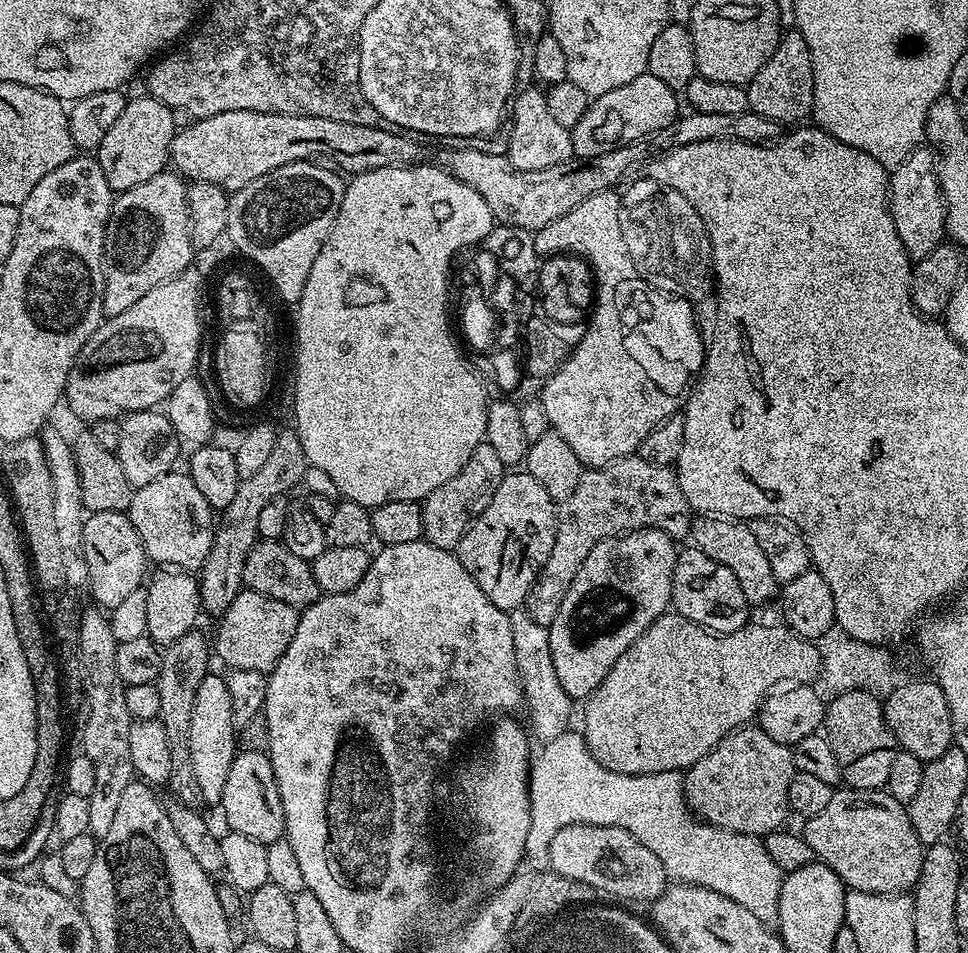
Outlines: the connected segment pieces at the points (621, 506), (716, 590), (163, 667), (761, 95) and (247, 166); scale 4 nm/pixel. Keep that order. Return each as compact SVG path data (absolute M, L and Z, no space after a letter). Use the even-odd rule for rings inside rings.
M633 454L604 468L588 468L574 494L559 505L554 550L550 550L550 558L546 558L528 592L526 611L530 618L543 628L554 622L558 610L562 610L562 598L566 598L566 590L570 590L570 582L574 582L574 574L578 574L582 562L586 562L586 554L590 554L598 542L638 528L657 528L680 542L691 533L693 519L686 494L682 494L676 473L669 466L658 466Z
M688 546L685 552L684 549L677 551L671 607L675 615L685 616L690 622L717 634L743 628L750 620L750 605L746 594L742 594L742 586L738 586L738 578L734 578L722 562L714 562L714 558L702 554L695 546Z
M193 630L182 634L172 644L163 649L160 657L160 677L154 681L158 690L160 725L166 730L166 742L170 745L170 778L167 791L183 804L196 806L201 803L198 782L194 779L194 762L190 762L190 718L194 714L194 697L198 695L198 686L202 686L202 678L210 674L210 640Z
M785 31L774 54L766 58L766 66L762 66L758 74L754 74L754 78L746 87L749 109L762 114L762 118L770 118L781 126L807 121L811 117L814 102L814 66L810 46L806 46L806 38L802 38L798 31Z
M226 110L226 114L193 119L179 129L172 137L170 164L189 181L216 184L231 194L262 178L262 174L299 160L312 162L319 158L347 174L415 164L421 159L420 148L407 138L412 139L388 126L354 126L354 122L334 122L334 118L302 114Z

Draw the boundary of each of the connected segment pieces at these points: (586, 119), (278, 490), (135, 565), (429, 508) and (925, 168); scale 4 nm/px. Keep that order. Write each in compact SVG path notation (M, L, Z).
M644 72L634 78L634 82L626 82L626 86L618 86L618 90L610 90L589 103L586 114L582 114L570 130L573 153L580 158L591 158L638 142L638 138L646 138L646 134L670 126L681 111L679 103L677 89L666 86L666 82L654 78L654 74Z
M295 430L281 431L274 442L274 450L258 474L240 481L238 494L230 506L219 513L214 542L210 546L210 554L206 554L206 562L198 570L200 586L200 602L205 613L213 618L223 616L224 611L234 602L234 598L245 587L244 563L246 554L255 546L259 537L258 517L264 507L274 498L287 497L288 491L304 479L304 472L310 467L306 454L302 450L302 442Z
M93 512L84 521L84 557L89 567L90 595L97 600L99 607L110 610L124 601L133 590L138 590L145 583L144 567L150 561L144 555L142 538L138 538L138 530L123 512Z
M487 442L479 444L466 462L466 466L462 466L462 470L458 470L458 474L454 474L450 482L442 482L438 490L424 497L420 504L424 527L423 539L439 548L459 549L460 539L466 534L468 527L479 518L482 510L490 506L490 498L494 498L494 490L498 490L505 475L506 469L494 451L494 446Z
M931 147L915 148L896 168L891 169L888 178L888 209L894 218L894 230L898 230L898 238L902 238L902 246L913 261L926 258L939 244L945 243L948 226L948 207L944 205L944 192L940 188L938 156Z

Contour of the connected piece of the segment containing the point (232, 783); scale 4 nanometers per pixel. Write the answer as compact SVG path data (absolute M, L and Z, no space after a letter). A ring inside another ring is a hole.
M237 751L234 762L230 766L230 775L226 778L226 787L222 789L219 807L224 808L224 820L227 827L238 834L246 834L246 838L254 838L258 842L269 845L284 836L284 811L282 798L278 794L278 782L274 778L274 766L267 751Z

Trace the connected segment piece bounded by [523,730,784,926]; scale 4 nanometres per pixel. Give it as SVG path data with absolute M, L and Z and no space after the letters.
M569 730L558 734L558 738L543 741L540 753L535 753L534 759L531 761L528 770L528 797L530 798L530 830L526 834L526 846L524 847L523 863L529 864L535 870L544 870L550 864L550 846L554 841L554 836L560 830L575 824L589 824L590 826L598 826L599 828L609 828L610 826L618 826L622 830L626 830L630 834L634 834L634 838L638 838L638 842L642 842L642 846L647 846L649 850L654 850L654 854L658 854L658 862L662 862L662 866L668 872L669 877L673 881L682 884L697 884L703 888L714 890L718 894L722 894L726 898L730 898L734 902L738 902L738 906L746 906L746 910L750 910L750 914L754 914L754 918L758 918L758 922L769 926L775 925L778 918L778 894L780 887L784 881L779 866L774 862L774 858L770 858L770 854L764 848L764 842L761 837L747 836L746 834L738 834L730 830L722 830L716 828L712 824L706 824L703 820L697 818L692 809L688 806L688 801L684 799L684 781L680 772L659 772L658 774L646 774L645 776L631 776L630 774L618 774L614 770L610 770L606 766L602 766L602 762L598 762L598 758L589 748L583 735L579 731Z

